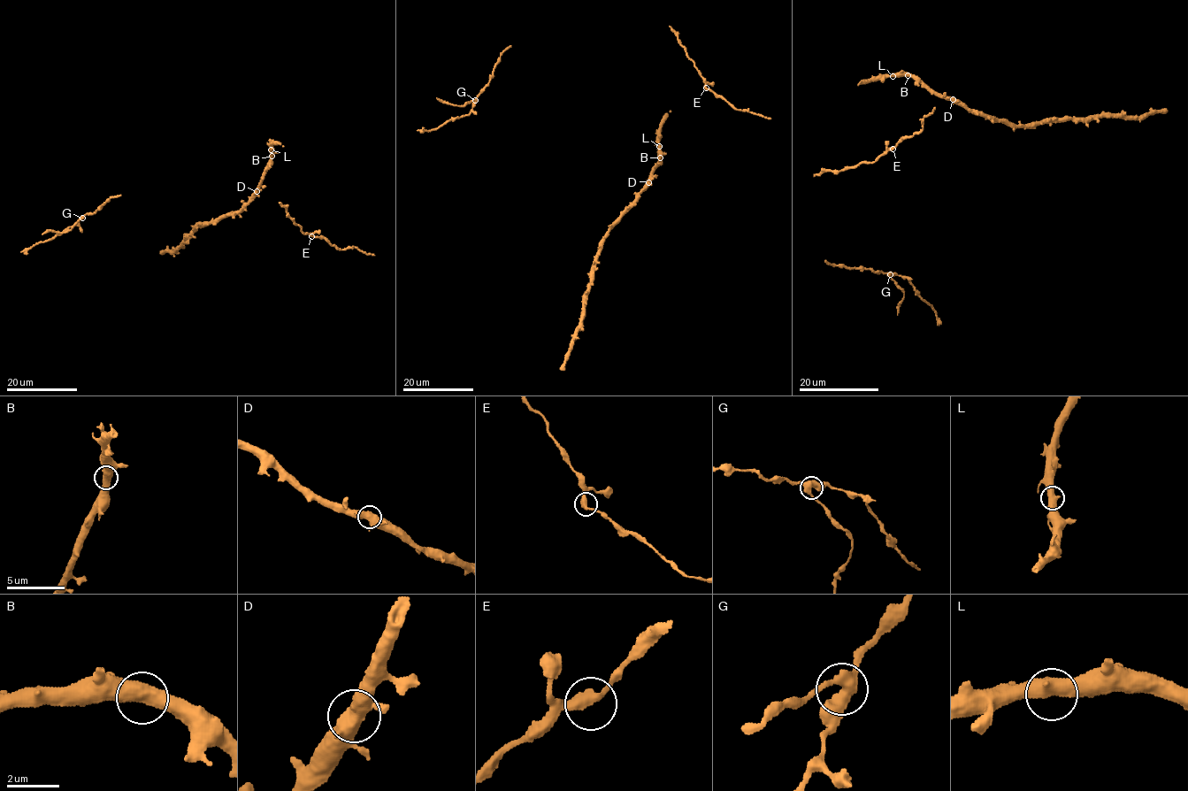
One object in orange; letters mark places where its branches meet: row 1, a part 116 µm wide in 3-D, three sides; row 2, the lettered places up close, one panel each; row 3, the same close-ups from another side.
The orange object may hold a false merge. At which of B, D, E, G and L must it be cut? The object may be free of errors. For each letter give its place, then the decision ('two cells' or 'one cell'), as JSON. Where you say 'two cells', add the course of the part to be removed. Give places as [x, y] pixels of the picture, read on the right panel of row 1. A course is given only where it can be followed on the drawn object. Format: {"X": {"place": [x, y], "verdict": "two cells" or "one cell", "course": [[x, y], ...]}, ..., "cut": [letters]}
{"B": {"place": [908, 75], "verdict": "one cell"}, "D": {"place": [953, 99], "verdict": "one cell"}, "E": {"place": [892, 149], "verdict": "one cell"}, "G": {"place": [890, 274], "verdict": "one cell"}, "L": {"place": [892, 76], "verdict": "one cell"}, "cut": []}

